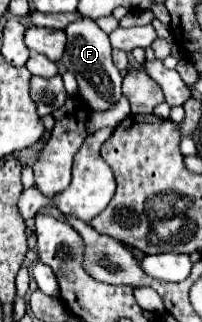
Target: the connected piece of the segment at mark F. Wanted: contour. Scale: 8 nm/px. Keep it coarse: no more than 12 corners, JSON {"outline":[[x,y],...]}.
{"outline":[[89,17],[65,27],[61,61],[95,111],[121,97],[109,35]]}

